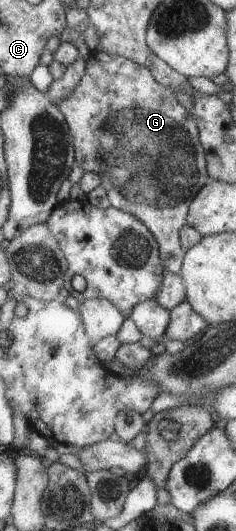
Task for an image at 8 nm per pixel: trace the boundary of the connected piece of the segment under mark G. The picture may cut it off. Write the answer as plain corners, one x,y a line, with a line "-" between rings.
100,50
90,54
88,64
84,69
79,83
67,93
65,98
59,100
55,105
63,116
64,122
71,134
73,140
73,157
76,166
80,167
84,172
91,172
99,177
99,185
106,192
106,197
111,207
130,213
147,228
147,231
150,231
150,234
155,238
164,272
177,275
181,269
184,253
182,247
179,245
178,231
185,225
187,208
190,206
191,200
194,199
196,193
200,191
203,185
209,181
205,171
204,153
199,145
197,128
191,119
191,114
185,112
184,107
176,101
172,90
159,85
158,81
150,74
150,71
146,67
141,67
127,58
109,55
107,52
101,52

